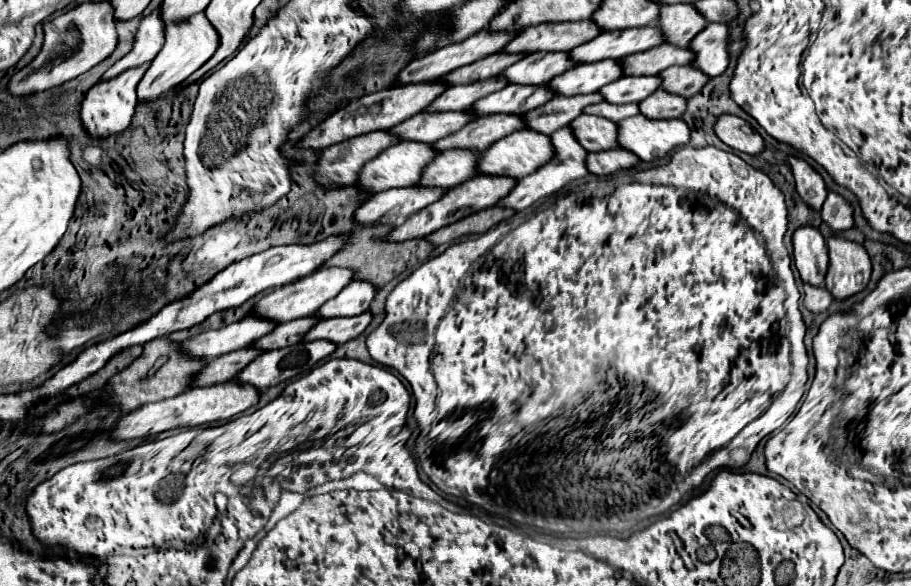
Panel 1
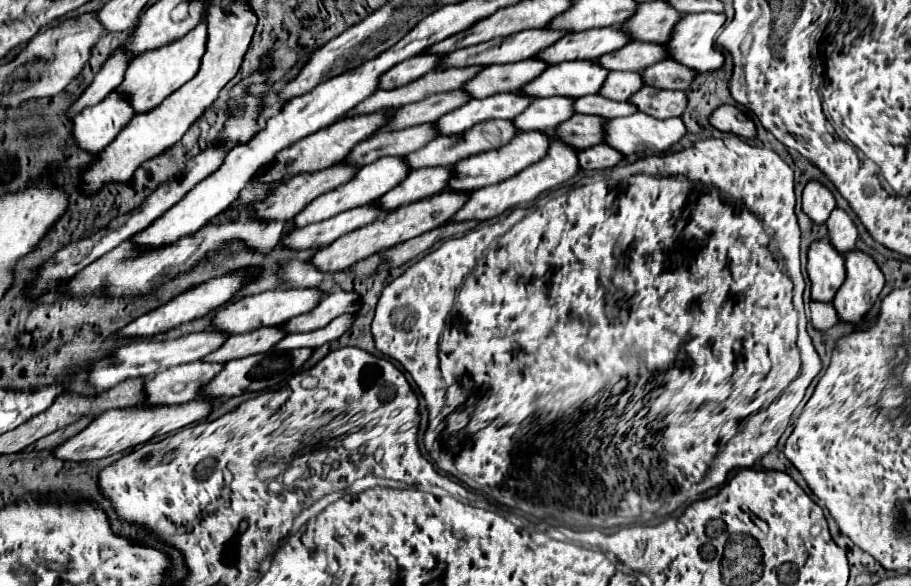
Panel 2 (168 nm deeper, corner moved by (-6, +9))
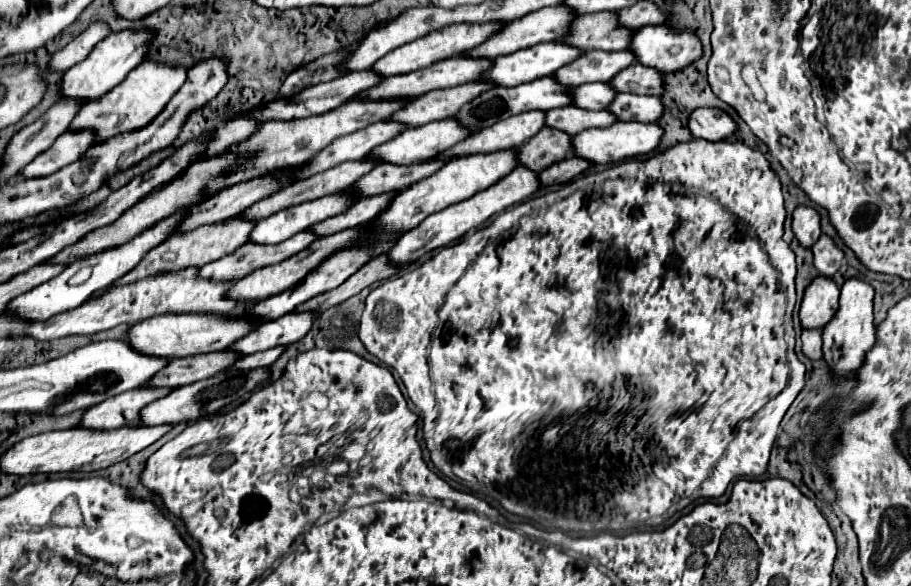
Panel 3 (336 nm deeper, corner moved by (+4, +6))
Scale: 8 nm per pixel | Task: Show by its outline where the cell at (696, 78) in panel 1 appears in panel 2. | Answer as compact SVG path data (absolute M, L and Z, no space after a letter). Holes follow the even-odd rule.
M663 59L661 63L655 63L641 71L645 85L673 91L687 91L693 75L697 75L693 69L687 69L673 59Z

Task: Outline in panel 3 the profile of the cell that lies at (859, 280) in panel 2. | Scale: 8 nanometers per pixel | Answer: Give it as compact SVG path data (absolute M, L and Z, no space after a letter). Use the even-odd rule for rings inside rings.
M849 278L841 286L839 310L835 312L835 318L831 318L831 322L823 328L823 356L835 374L849 376L861 366L863 354L871 350L873 344L875 344L873 286L859 278Z

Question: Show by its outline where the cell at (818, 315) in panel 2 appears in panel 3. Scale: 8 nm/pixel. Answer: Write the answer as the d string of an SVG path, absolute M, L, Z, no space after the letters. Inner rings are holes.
M803 330L801 340L803 340L803 352L811 360L817 360L823 356L821 354L821 330Z

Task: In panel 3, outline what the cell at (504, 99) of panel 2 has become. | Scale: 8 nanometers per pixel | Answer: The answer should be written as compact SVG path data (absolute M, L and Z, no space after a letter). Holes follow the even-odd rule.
M445 118L439 122L429 122L427 126L411 128L395 136L391 142L377 146L369 156L377 162L393 164L413 164L433 158L435 154L455 146L463 138L471 136L475 130L463 130L455 118Z

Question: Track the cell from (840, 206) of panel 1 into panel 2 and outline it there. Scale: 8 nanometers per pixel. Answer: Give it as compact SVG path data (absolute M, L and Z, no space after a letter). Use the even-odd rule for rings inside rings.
M839 207L833 211L833 215L827 221L827 237L839 255L847 255L849 251L855 249L857 227L853 225L851 217Z

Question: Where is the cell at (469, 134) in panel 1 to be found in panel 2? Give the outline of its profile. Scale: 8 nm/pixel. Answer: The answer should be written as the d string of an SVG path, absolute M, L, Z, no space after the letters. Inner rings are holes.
M489 121L489 123L481 123L477 127L473 127L473 131L459 135L459 137L435 137L433 141L429 141L421 151L415 151L413 155L405 157L405 163L409 169L421 169L421 167L451 167L453 163L477 155L481 151L491 151L491 149L499 149L503 145L507 145L513 137L515 137L517 129L513 127L513 123L505 123L505 121Z

